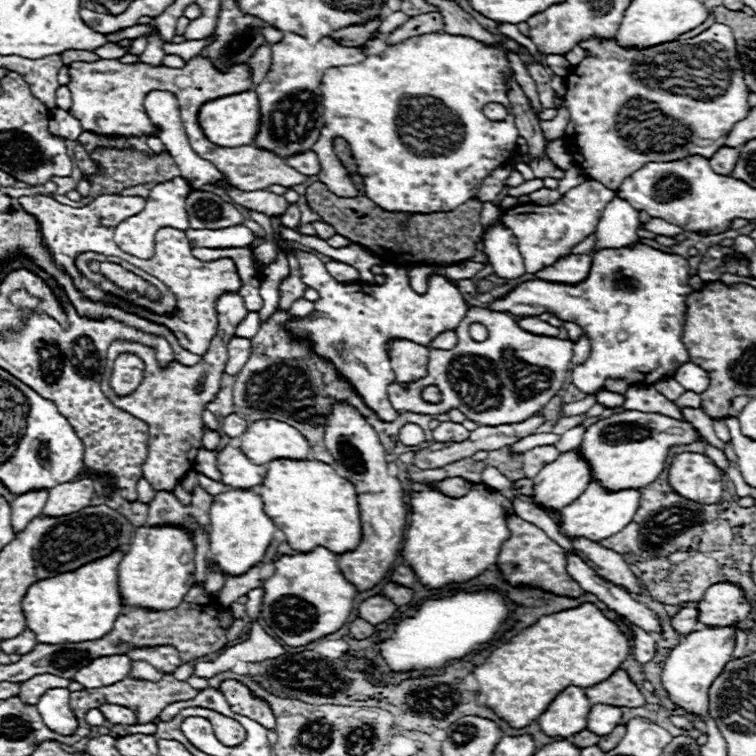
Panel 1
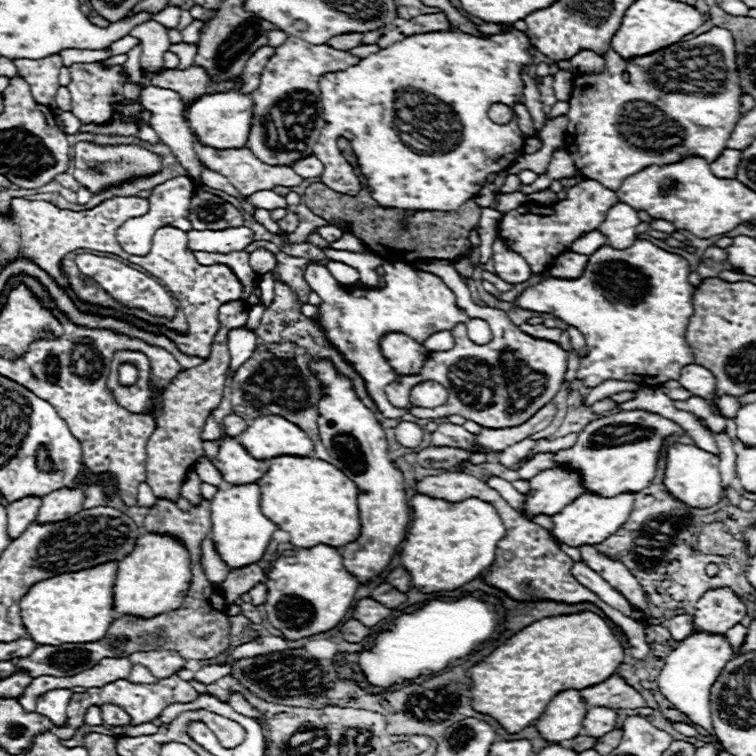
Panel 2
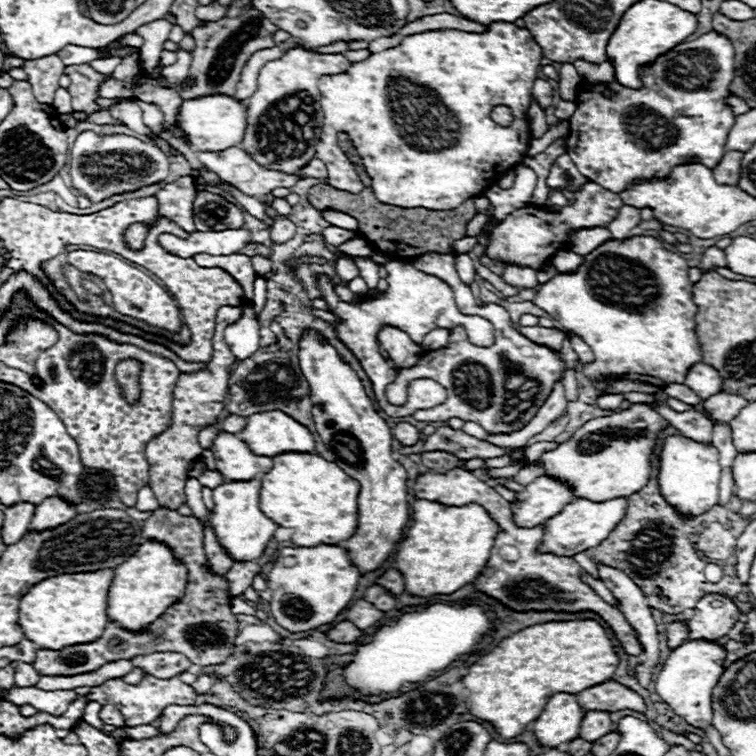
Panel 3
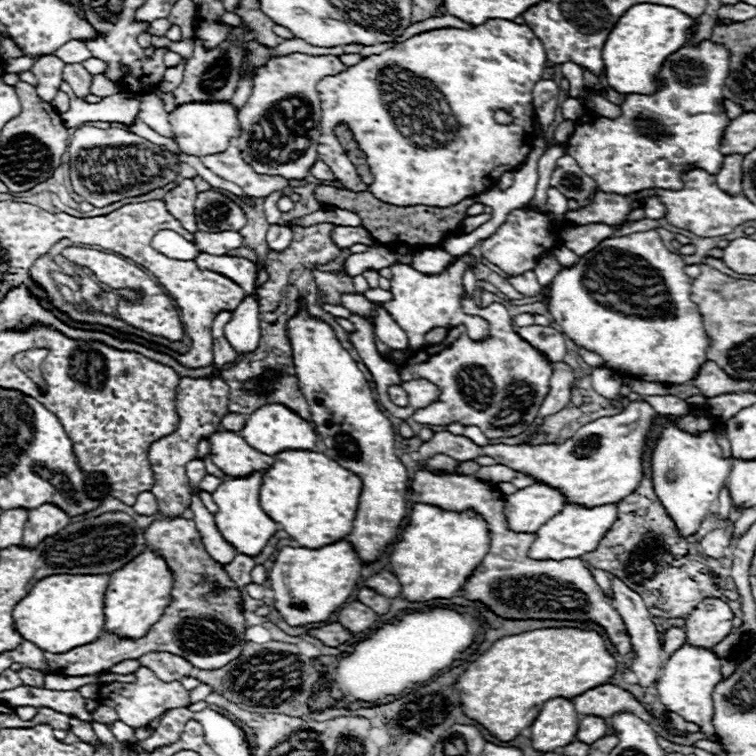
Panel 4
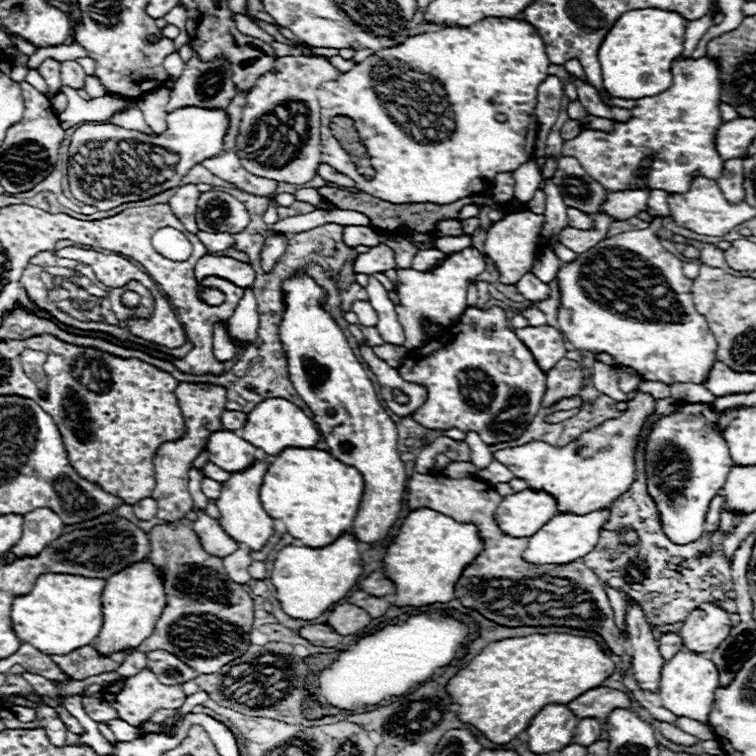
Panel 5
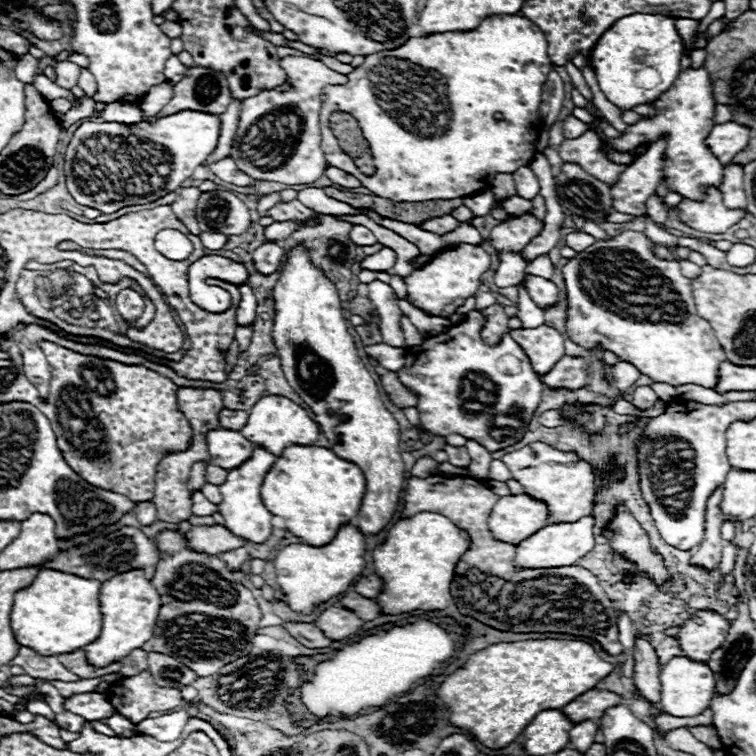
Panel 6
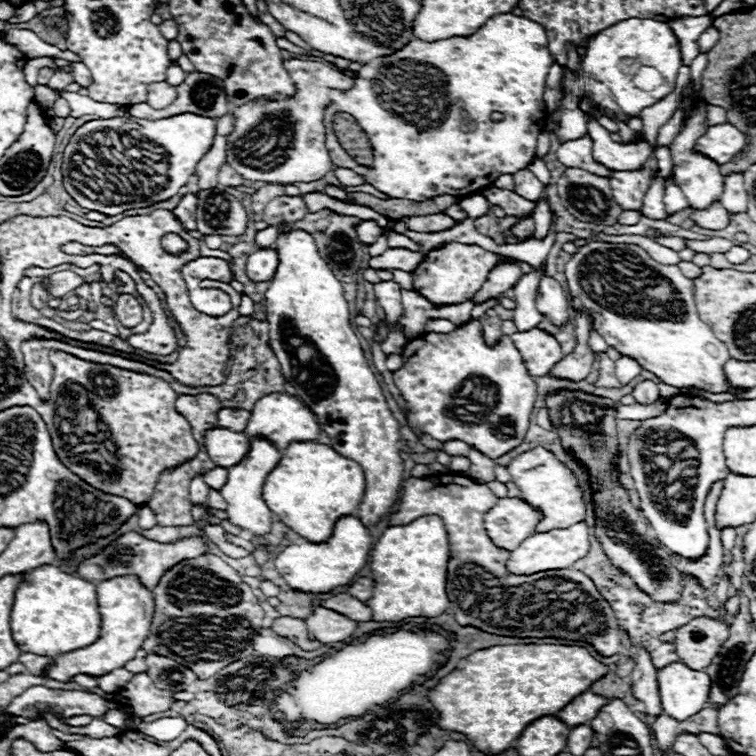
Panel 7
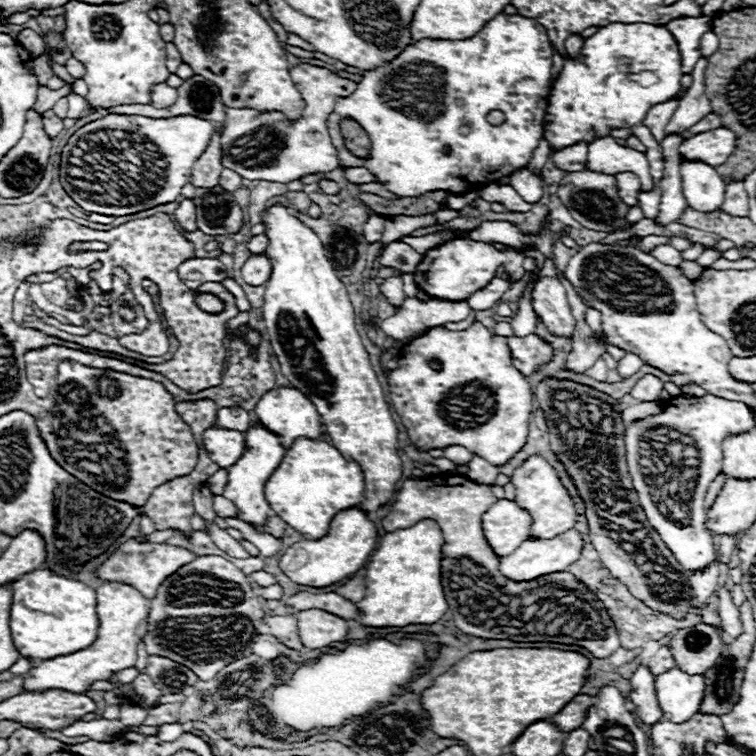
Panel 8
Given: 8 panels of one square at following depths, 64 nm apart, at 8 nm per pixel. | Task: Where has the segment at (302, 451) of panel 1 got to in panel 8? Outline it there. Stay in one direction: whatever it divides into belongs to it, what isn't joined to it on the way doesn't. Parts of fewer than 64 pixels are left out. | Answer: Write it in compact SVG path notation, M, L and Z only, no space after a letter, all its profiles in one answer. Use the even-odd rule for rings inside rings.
M276 386L274 390L266 392L262 400L254 408L256 420L260 420L268 430L280 434L284 438L284 446L288 448L288 442L294 442L296 438L318 438L322 434L322 418L316 410L316 406L304 396L300 390L290 388L290 386Z

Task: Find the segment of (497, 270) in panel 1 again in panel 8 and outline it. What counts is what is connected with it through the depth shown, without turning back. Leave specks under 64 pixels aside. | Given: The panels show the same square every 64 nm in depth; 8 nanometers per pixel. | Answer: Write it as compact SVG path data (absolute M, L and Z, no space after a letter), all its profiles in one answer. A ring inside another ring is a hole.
M540 278L532 290L532 308L554 336L574 336L576 322L558 278Z

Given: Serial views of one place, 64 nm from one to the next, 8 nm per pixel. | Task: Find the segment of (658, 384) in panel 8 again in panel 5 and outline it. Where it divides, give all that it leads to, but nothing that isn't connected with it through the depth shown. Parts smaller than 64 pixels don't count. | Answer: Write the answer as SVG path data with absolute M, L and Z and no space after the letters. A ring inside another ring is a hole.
M636 392L628 402L628 410L622 418L606 420L600 428L584 432L576 442L564 448L550 446L546 442L530 442L516 448L498 450L494 458L510 468L516 478L522 478L532 490L554 496L558 512L588 514L608 506L616 494L622 494L634 482L634 446L636 438L646 422L646 416L654 412L654 398L646 392Z

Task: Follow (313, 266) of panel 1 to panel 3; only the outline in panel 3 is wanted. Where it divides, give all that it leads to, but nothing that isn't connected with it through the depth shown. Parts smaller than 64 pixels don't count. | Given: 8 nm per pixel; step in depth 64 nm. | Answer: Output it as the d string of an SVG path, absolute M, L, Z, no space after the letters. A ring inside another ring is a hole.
M401 260L389 261L388 264L384 264L384 267L388 270L388 278L385 278L385 280L388 280L388 290L380 298L364 298L360 306L340 302L326 276L320 276L318 282L320 282L320 290L324 294L324 300L330 304L334 314L344 320L342 324L336 324L338 338L360 360L362 368L366 370L366 374L368 374L368 378L372 382L372 388L376 392L376 400L378 400L380 408L388 416L400 418L400 416L410 416L412 412L418 409L428 409L442 404L444 398L446 398L446 390L434 380L417 379L412 381L411 395L409 395L410 398L408 398L407 404L392 406L386 400L384 390L386 390L388 384L394 382L398 371L393 368L391 363L387 363L387 360L378 350L378 330L380 330L380 326L392 324L392 326L396 326L396 328L406 332L418 345L422 344L422 338L434 328L448 328L450 330L454 326L464 326L466 332L468 332L469 340L472 340L474 344L492 344L494 334L492 325L488 320L475 315L462 314L458 310L458 306L454 302L454 292L444 280L440 280L436 276L428 276L428 274L416 270L412 264L406 264L405 261Z

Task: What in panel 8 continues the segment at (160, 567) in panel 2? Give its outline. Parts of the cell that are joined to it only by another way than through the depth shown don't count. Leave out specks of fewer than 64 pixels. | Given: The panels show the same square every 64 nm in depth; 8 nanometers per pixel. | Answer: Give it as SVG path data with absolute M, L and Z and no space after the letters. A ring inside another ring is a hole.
M106 582L96 590L96 614L100 620L96 642L76 654L44 660L40 666L32 668L24 676L22 692L66 690L74 694L86 694L92 682L110 680L116 672L134 666L136 646L148 628L148 600L128 584Z

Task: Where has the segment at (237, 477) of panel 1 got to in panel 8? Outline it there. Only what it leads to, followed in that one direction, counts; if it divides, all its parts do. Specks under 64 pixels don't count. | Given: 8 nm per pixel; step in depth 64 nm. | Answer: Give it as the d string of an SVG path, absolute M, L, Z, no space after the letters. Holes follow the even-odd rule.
M208 428L204 434L204 448L208 450L210 458L220 466L232 466L244 452L244 434L238 430L226 428Z

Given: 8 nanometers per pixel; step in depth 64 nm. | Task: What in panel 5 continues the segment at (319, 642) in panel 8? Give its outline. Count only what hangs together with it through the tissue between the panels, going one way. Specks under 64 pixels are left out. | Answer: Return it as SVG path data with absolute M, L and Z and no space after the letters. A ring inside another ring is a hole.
M338 604L334 610L328 612L328 618L324 624L334 628L340 636L348 636L362 630L368 622L370 622L368 614L364 614L364 610L360 610L358 606Z

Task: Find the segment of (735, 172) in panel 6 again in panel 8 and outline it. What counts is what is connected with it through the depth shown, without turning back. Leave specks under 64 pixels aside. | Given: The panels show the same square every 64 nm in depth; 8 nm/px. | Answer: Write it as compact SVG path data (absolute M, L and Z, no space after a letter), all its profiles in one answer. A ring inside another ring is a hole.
M730 182L726 184L726 194L724 194L724 206L722 212L730 216L748 216L748 194L744 190L744 182Z

